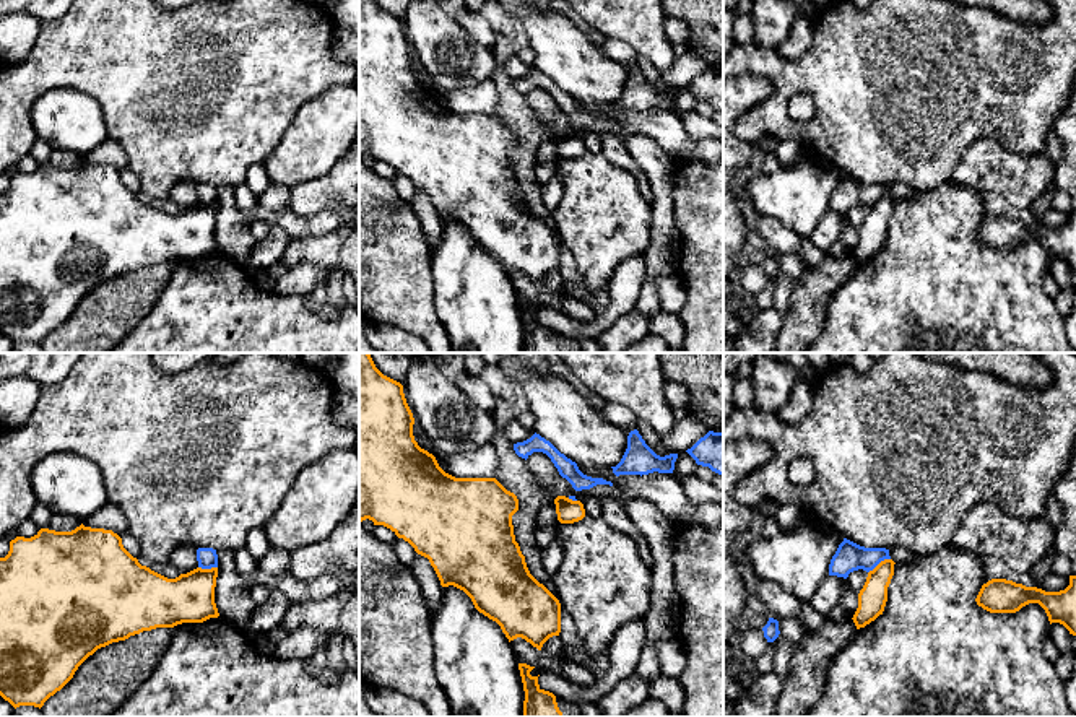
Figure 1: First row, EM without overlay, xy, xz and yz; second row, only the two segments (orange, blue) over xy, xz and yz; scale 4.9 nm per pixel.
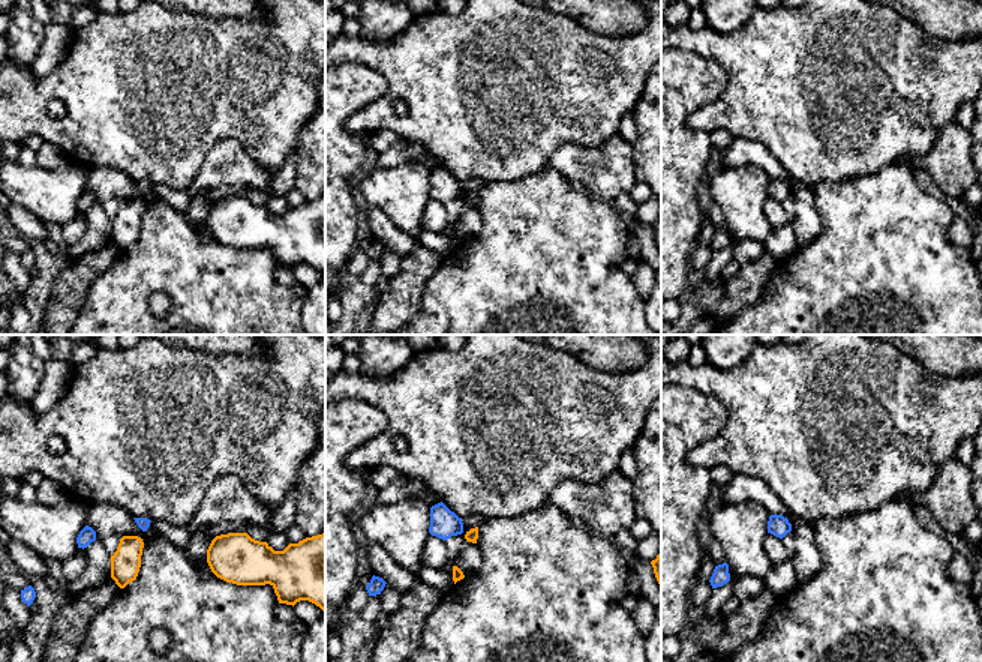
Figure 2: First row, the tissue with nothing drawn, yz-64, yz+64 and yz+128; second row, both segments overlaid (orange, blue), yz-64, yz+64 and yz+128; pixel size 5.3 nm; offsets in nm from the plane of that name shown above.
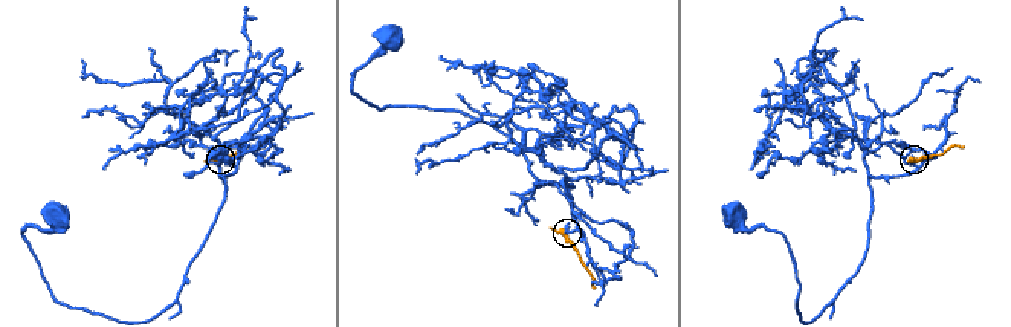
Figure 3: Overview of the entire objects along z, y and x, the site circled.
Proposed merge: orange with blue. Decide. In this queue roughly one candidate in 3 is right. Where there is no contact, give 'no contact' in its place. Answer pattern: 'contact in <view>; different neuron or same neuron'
contact in yz; different neuron

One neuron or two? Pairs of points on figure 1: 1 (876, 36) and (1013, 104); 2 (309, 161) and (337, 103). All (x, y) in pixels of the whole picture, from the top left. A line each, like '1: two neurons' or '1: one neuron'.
1: one neuron
2: one neuron

